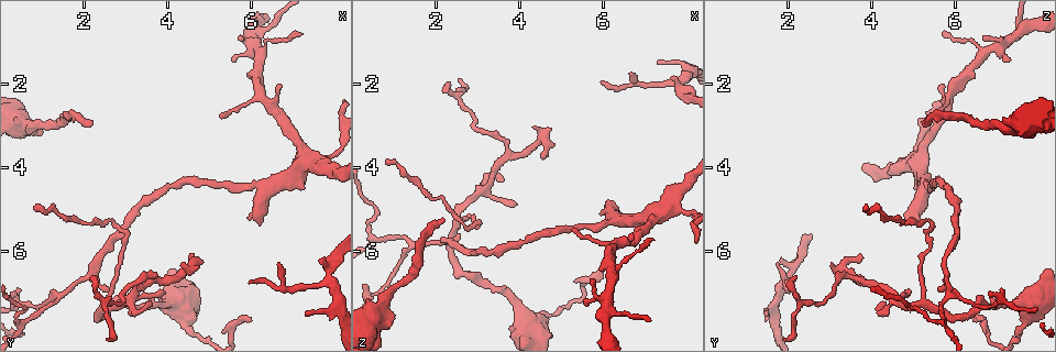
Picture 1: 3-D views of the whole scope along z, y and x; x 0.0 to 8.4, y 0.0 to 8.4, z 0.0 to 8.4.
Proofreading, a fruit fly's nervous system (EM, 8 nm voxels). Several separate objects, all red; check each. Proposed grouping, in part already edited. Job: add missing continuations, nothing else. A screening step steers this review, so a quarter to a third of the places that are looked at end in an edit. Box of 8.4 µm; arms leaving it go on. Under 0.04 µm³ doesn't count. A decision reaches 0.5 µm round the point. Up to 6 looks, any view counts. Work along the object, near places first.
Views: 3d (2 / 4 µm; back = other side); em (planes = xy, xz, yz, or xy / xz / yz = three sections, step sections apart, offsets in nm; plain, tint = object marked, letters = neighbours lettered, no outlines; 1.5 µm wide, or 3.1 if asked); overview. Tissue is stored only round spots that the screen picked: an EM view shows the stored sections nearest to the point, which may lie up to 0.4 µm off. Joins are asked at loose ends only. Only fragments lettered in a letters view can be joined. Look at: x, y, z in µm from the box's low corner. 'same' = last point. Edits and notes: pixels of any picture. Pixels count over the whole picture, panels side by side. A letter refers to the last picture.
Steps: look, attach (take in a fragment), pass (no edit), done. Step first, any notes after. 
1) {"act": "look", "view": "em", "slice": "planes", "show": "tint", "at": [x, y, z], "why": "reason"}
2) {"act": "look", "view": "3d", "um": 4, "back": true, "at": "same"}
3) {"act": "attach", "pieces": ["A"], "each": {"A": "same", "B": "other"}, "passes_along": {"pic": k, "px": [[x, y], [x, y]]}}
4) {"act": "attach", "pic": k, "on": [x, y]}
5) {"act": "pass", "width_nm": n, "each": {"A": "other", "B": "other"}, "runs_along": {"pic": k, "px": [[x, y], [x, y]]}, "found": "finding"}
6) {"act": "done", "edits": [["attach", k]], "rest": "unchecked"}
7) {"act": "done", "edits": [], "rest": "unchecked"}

{"act": "look", "view": "em", "slice": "xy", "step": 8, "show": "letters", "at": [5.70, 1.50, 7.30], "why": "branch stops here"}

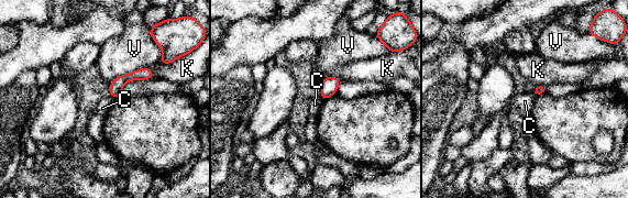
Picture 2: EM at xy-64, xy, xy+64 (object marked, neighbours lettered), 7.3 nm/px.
{"act": "pass", "each": {"C": "other", "K": "other", "V": "other"}, "runs_along": {"pic": 2, "px": [[149, 72], [124, 78], [112, 92]]}, "found": "none of them fits"}

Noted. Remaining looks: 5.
{"act": "look", "view": "em", "slice": "planes", "show": "plain", "at": [2.15, 2.95, 5.25], "why": "tapers out"}

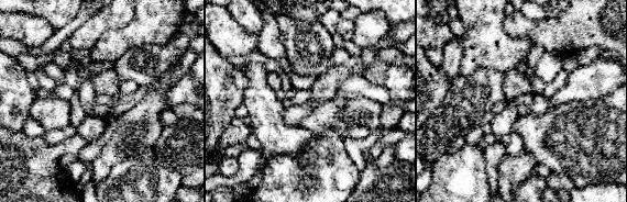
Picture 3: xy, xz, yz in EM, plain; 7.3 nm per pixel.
{"act": "look", "view": "em", "slice": "planes", "show": "tint", "at": "same"}

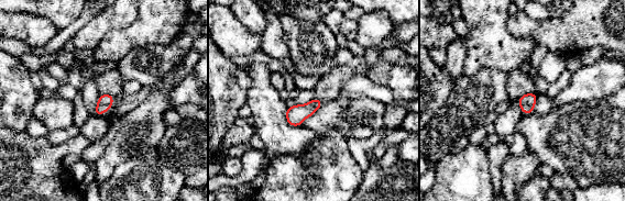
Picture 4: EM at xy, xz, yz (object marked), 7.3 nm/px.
{"act": "look", "view": "em", "slice": "planes", "show": "letters", "at": "same"}

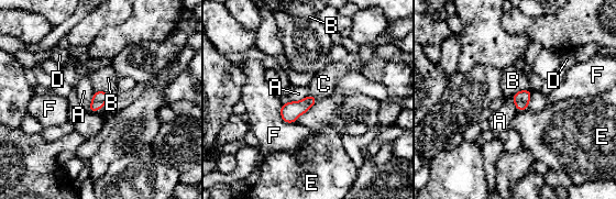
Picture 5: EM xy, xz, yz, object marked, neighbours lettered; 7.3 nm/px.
{"act": "attach", "pieces": ["C"], "each": {"A": "other", "B": "other", "C": "same", "D": "other", "E": "other", "F": "other"}, "found": "it goes on there"}

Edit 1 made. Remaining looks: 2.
{"act": "look", "view": "em", "slice": "xz", "step": 4, "show": "tint", "at": [2.20, 6.55, 2.15], "why": "tapers out"}

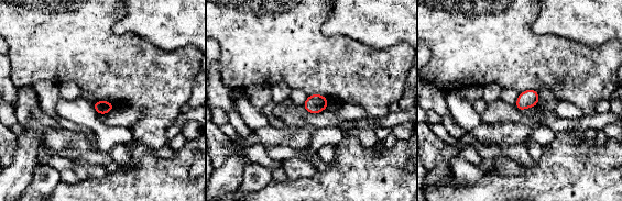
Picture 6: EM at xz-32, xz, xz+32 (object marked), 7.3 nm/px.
{"act": "look", "view": "em", "slice": "planes", "show": "letters", "at": "same"}

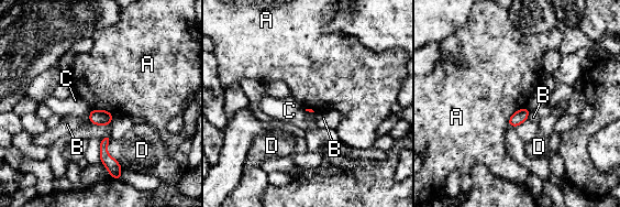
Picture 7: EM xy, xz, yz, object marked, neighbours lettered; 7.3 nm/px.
{"act": "pass", "longest_contact_nm": ["D", 220], "each": {"A": "other", "B": "other", "C": "other", "D": "other"}, "border": {"pic": 7, "px": [[526, 106], [510, 117], [507, 126]]}, "found": "no lettered fragment goes on from it"}

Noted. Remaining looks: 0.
{"act": "done", "edits": [["attach", 5]], "rest": "unchecked"}

